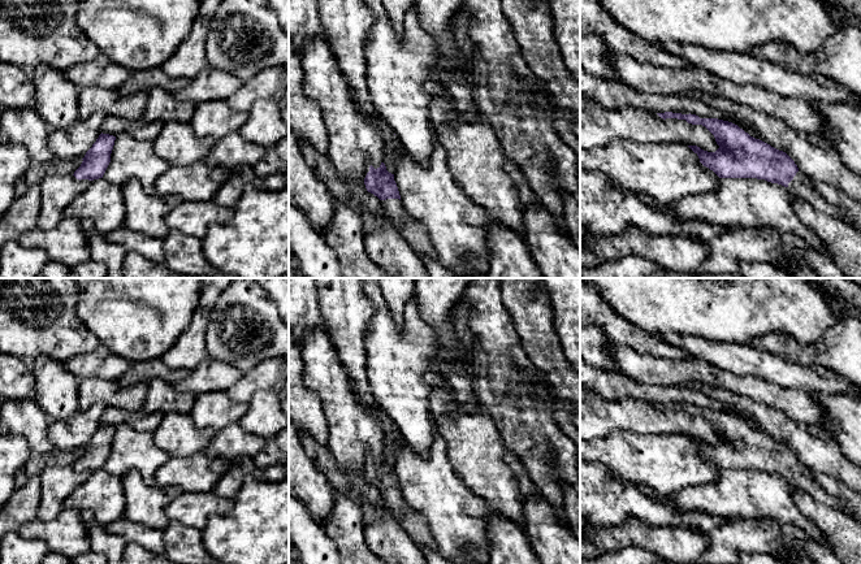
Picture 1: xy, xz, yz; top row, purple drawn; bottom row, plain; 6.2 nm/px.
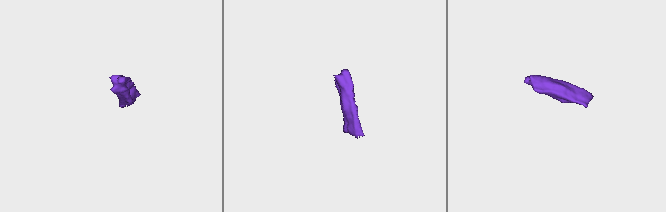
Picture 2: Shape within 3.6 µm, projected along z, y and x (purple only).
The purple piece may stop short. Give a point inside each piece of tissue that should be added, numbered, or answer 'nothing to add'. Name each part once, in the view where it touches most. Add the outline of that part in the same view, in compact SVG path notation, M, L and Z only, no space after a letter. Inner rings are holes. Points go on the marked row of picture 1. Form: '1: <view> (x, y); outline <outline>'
1: xz (414, 233); outline M386 199L381 200L382 208L390 222L401 233L407 244L421 257L429 256L437 259L437 252L432 246L428 230L424 225L412 218L404 209L402 200Z

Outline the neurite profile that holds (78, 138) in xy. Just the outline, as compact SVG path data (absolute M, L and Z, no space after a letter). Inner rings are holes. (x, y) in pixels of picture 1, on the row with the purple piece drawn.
M101 110L92 113L87 120L78 120L68 129L53 129L47 138L48 147L56 159L83 159L101 134L101 125L107 114Z

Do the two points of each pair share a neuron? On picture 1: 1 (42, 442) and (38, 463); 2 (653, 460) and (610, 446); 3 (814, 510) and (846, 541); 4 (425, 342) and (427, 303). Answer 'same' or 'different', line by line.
1: different
2: same
3: same
4: different

